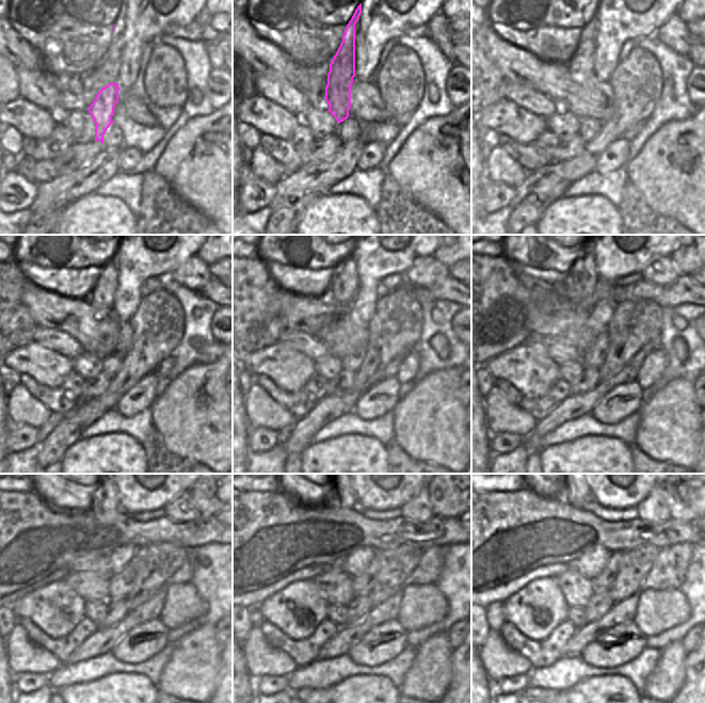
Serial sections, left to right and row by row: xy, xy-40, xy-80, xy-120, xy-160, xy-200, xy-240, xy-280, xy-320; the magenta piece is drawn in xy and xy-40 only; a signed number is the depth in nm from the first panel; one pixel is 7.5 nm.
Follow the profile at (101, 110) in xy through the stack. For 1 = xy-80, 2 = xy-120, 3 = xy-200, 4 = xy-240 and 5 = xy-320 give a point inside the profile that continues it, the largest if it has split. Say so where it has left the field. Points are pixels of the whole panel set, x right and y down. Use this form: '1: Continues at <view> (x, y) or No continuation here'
1: Continues at xy-80 (582, 61)
2: Continues at xy-120 (102, 296)
3: Continues at xy-200 (582, 275)
4: Continues at xy-240 (105, 507)
5: Continues at xy-320 (576, 495)

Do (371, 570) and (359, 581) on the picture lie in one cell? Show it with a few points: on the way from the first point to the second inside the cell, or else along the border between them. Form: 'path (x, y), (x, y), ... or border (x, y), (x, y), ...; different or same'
path (368, 573), (363, 578); same

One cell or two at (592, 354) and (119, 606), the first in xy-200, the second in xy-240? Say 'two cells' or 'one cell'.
two cells

